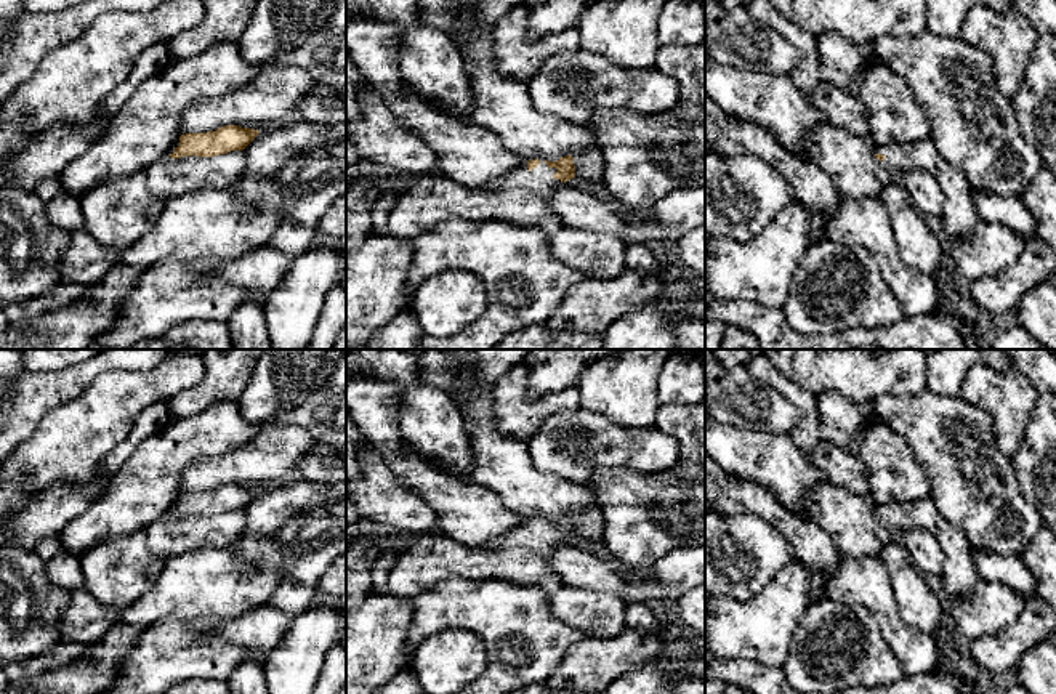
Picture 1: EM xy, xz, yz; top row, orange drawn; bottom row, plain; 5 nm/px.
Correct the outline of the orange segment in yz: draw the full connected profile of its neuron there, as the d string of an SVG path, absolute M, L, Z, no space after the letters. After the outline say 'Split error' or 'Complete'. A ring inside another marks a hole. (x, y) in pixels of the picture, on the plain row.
M929 497L909 503L880 505L873 511L886 527L893 526L899 531L921 527L937 537L945 555L941 577L949 598L960 598L974 587L977 574L973 569L973 548L965 534L941 516Z. Split error

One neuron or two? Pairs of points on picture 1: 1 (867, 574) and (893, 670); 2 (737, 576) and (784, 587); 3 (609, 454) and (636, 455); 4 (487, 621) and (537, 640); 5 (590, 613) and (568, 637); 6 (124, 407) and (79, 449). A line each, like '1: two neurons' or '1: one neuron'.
1: two neurons
2: two neurons
3: one neuron
4: one neuron
5: two neurons
6: one neuron

